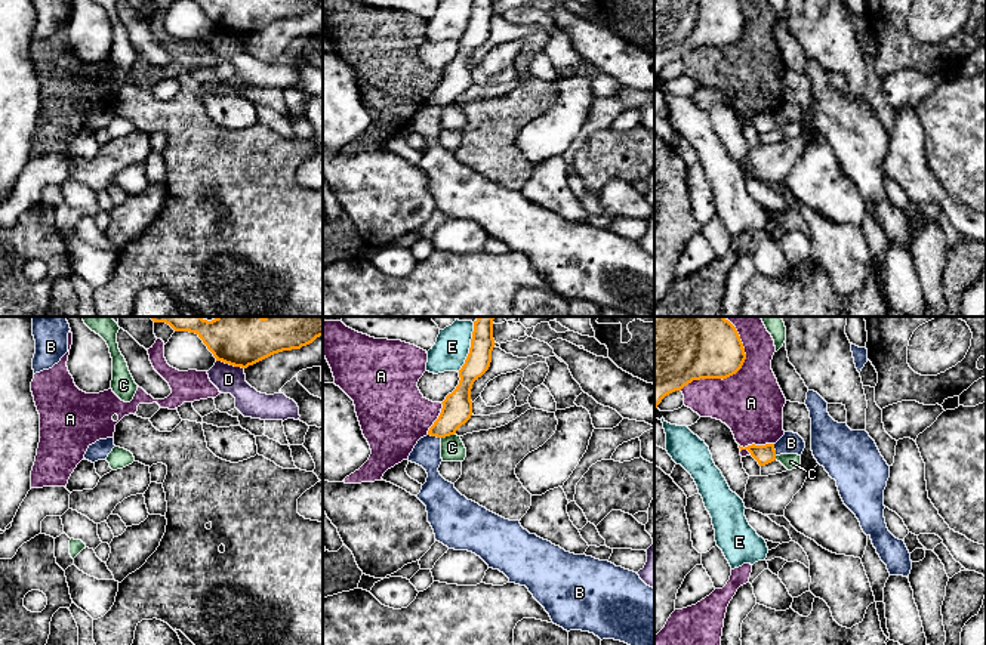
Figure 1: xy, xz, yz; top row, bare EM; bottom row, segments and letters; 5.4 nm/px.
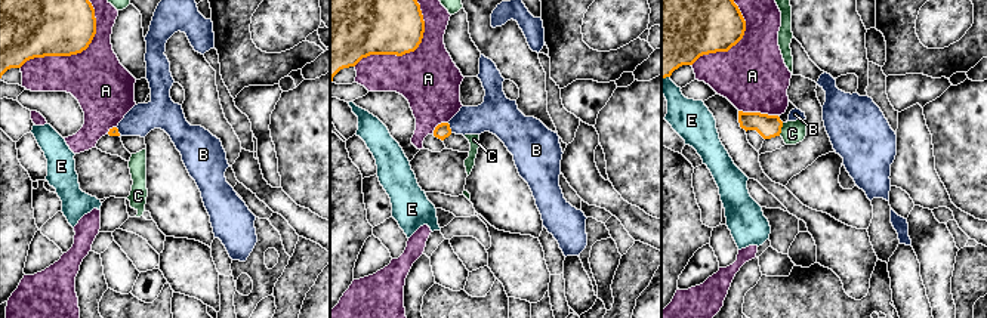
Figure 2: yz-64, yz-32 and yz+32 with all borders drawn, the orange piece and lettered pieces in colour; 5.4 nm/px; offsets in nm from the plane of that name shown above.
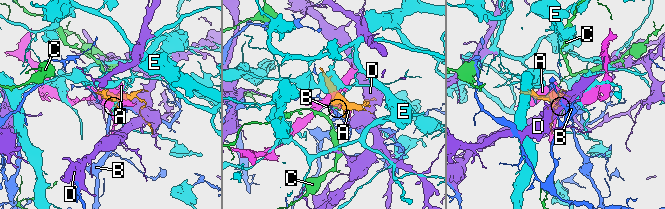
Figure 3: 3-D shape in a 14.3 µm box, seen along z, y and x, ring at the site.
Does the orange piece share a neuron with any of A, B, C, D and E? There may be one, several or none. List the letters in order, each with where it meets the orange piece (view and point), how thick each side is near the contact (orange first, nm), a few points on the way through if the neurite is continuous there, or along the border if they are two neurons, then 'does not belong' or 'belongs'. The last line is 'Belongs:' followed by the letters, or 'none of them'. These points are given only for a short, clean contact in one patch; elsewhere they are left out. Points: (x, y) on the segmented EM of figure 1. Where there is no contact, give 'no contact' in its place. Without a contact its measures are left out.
A: contact yz (735, 373); calibres 380 and 360 nm; does not belong
B: contact xz (434, 435); calibres 160 and 160 nm; border xz (428, 434), (440, 438); does not belong
C: contact xz (447, 435); calibres 160 and 130 nm; border xz (455, 432), (441, 438); does not belong
D: contact xy (230, 364); calibres 320 and 160 nm; does not belong
E: contact xz (470, 348); calibres 140 and 190 nm; does not belong
Belongs: none of them

